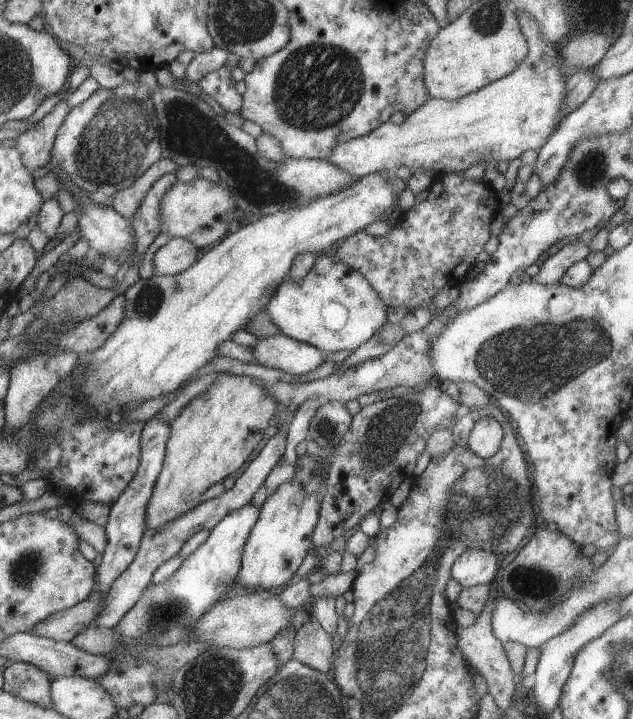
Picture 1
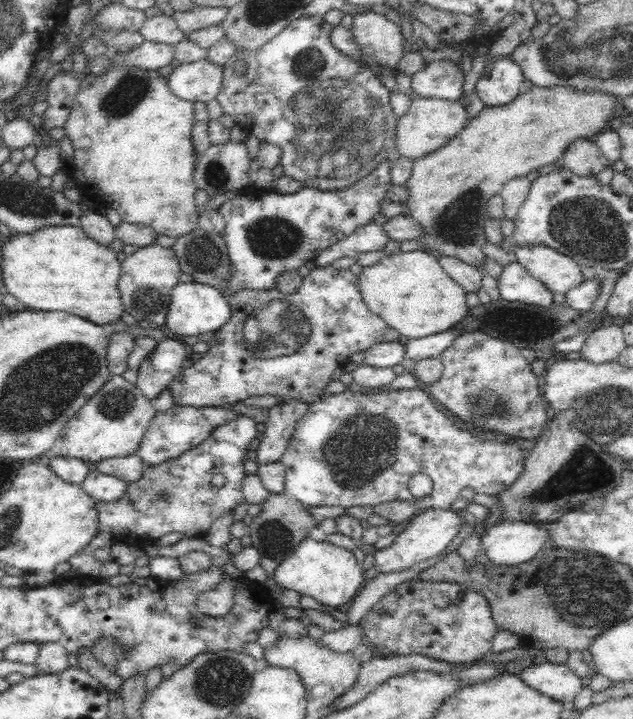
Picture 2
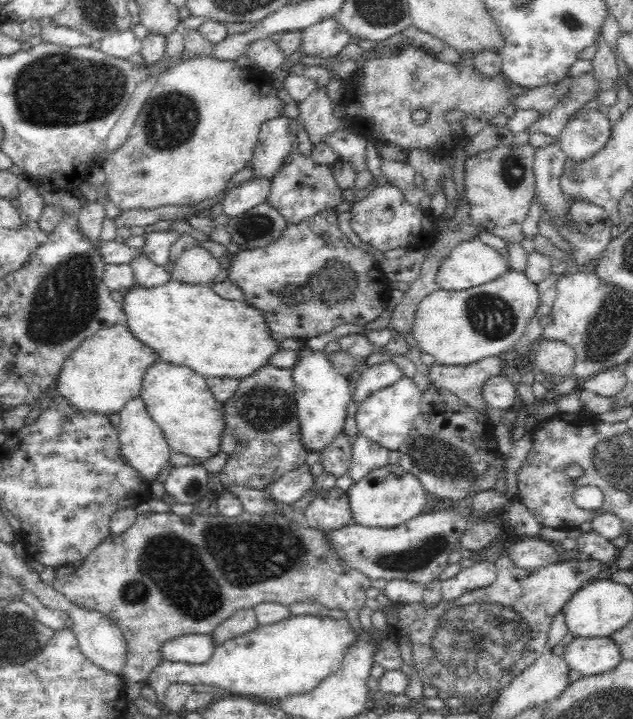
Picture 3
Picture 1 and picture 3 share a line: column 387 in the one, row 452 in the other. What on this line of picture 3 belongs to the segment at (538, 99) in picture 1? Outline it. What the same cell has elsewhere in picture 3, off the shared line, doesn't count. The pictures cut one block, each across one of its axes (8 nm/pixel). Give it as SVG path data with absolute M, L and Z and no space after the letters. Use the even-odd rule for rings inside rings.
M141 395L126 402L126 406L119 412L120 424L117 430L121 454L126 456L136 472L148 481L157 477L159 470L166 464L166 460L174 453L166 440L163 430L152 420L146 410Z

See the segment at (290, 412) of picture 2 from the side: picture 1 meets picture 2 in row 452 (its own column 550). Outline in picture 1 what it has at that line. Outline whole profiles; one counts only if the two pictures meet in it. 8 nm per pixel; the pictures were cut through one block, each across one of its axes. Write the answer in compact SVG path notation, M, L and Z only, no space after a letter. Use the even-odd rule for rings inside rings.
M583 238L565 244L555 254L547 257L533 280L542 285L554 283L570 264L585 258L588 251L587 240Z

